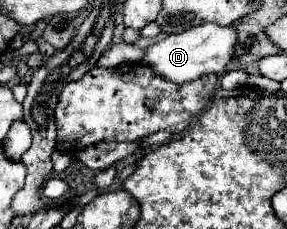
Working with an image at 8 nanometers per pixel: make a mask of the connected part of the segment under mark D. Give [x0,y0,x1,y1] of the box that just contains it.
[140,22,236,84]

